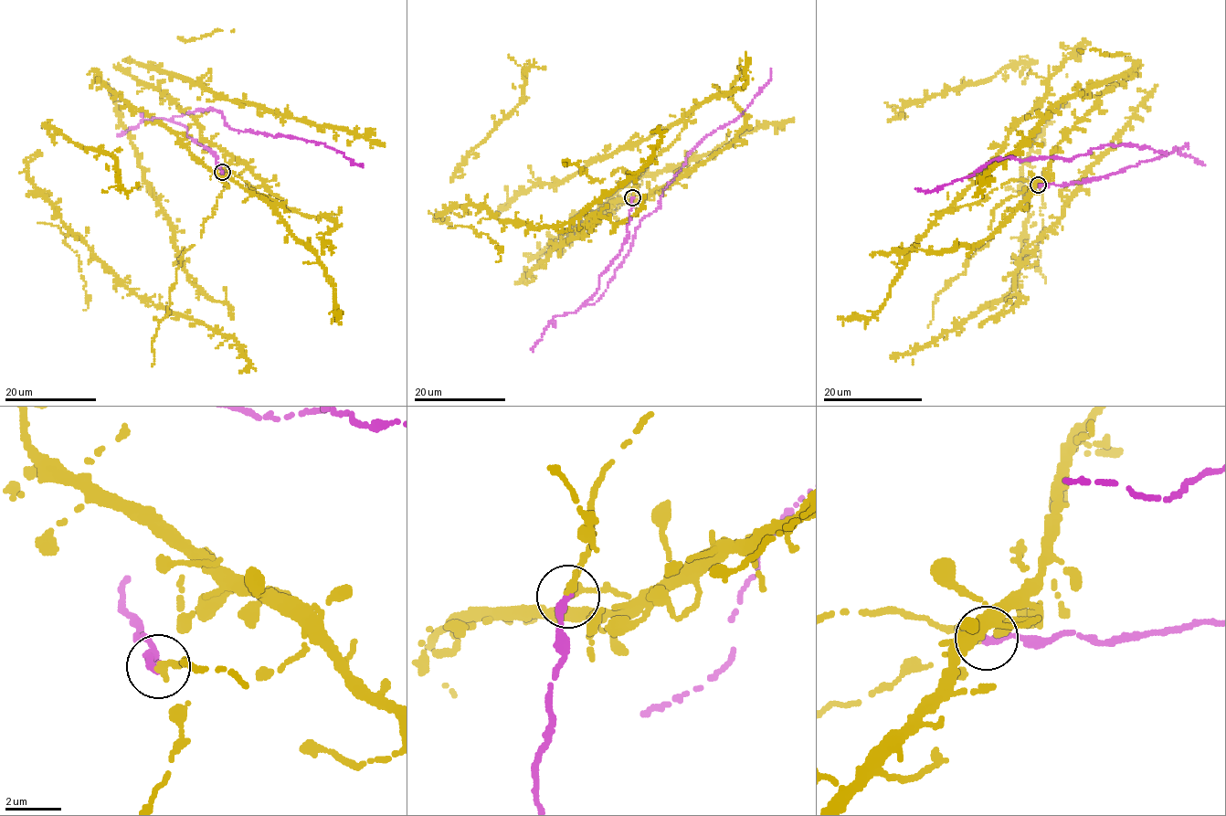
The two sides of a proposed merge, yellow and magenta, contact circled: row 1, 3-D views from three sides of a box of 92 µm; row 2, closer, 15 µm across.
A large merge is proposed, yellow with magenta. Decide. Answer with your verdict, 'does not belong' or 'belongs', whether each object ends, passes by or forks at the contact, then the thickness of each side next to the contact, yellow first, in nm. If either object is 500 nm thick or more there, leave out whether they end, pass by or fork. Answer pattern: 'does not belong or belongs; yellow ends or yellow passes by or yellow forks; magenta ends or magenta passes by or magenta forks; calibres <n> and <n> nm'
belongs; yellow ends; magenta ends; calibres 320 and 280 nm

